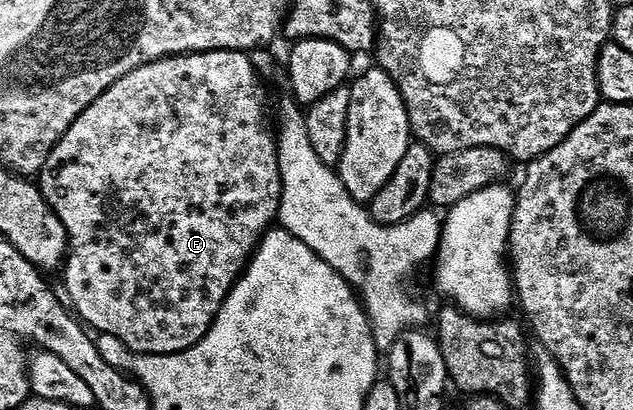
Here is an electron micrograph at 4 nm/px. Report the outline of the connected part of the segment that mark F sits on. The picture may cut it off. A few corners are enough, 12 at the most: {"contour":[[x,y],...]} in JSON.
{"contour":[[245,51],[97,97],[43,166],[74,314],[182,355],[279,218]]}

